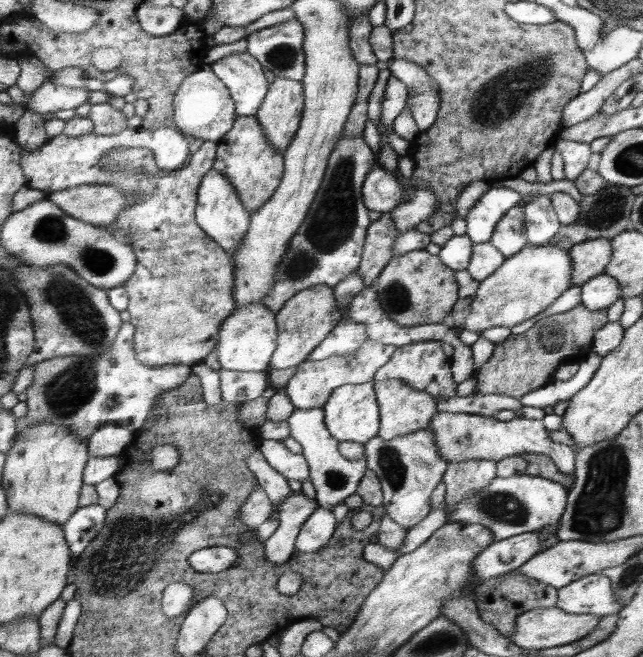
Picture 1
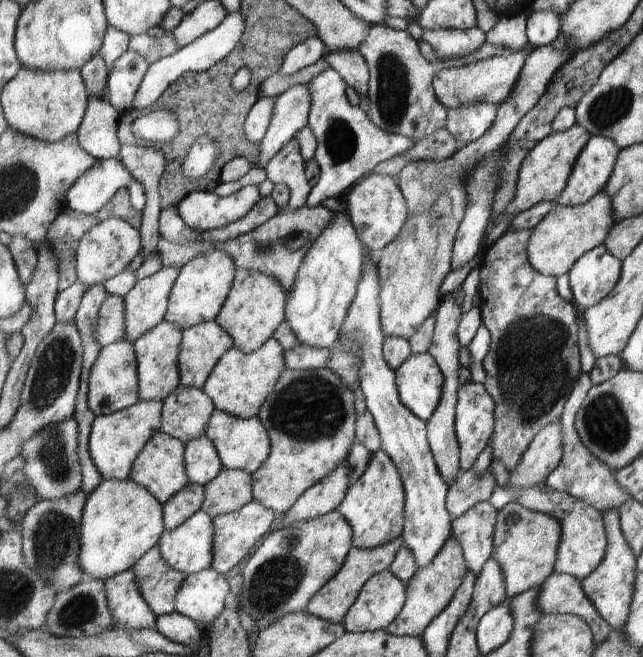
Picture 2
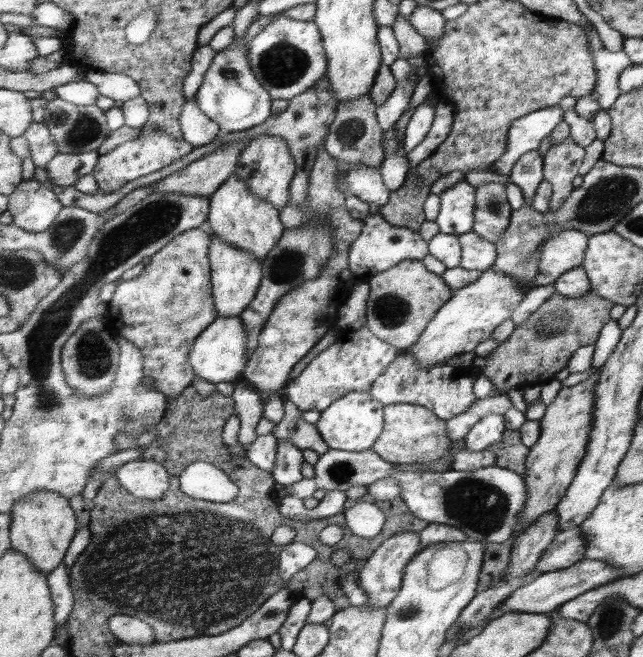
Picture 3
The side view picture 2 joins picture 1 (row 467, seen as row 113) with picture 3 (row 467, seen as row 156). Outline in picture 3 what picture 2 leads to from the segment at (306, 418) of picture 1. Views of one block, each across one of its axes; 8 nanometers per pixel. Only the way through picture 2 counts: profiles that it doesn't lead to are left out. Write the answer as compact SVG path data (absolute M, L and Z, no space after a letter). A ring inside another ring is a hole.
M331 449L320 455L315 468L315 478L304 478L285 486L286 495L304 499L312 497L315 490L347 492L355 485L369 486L381 478L395 478L401 485L403 500L415 517L430 523L456 526L468 535L469 540L487 544L512 540L520 512L528 501L524 476L499 466L471 471L433 472L423 468L421 472L397 472L395 464L383 459L375 449L361 452Z

